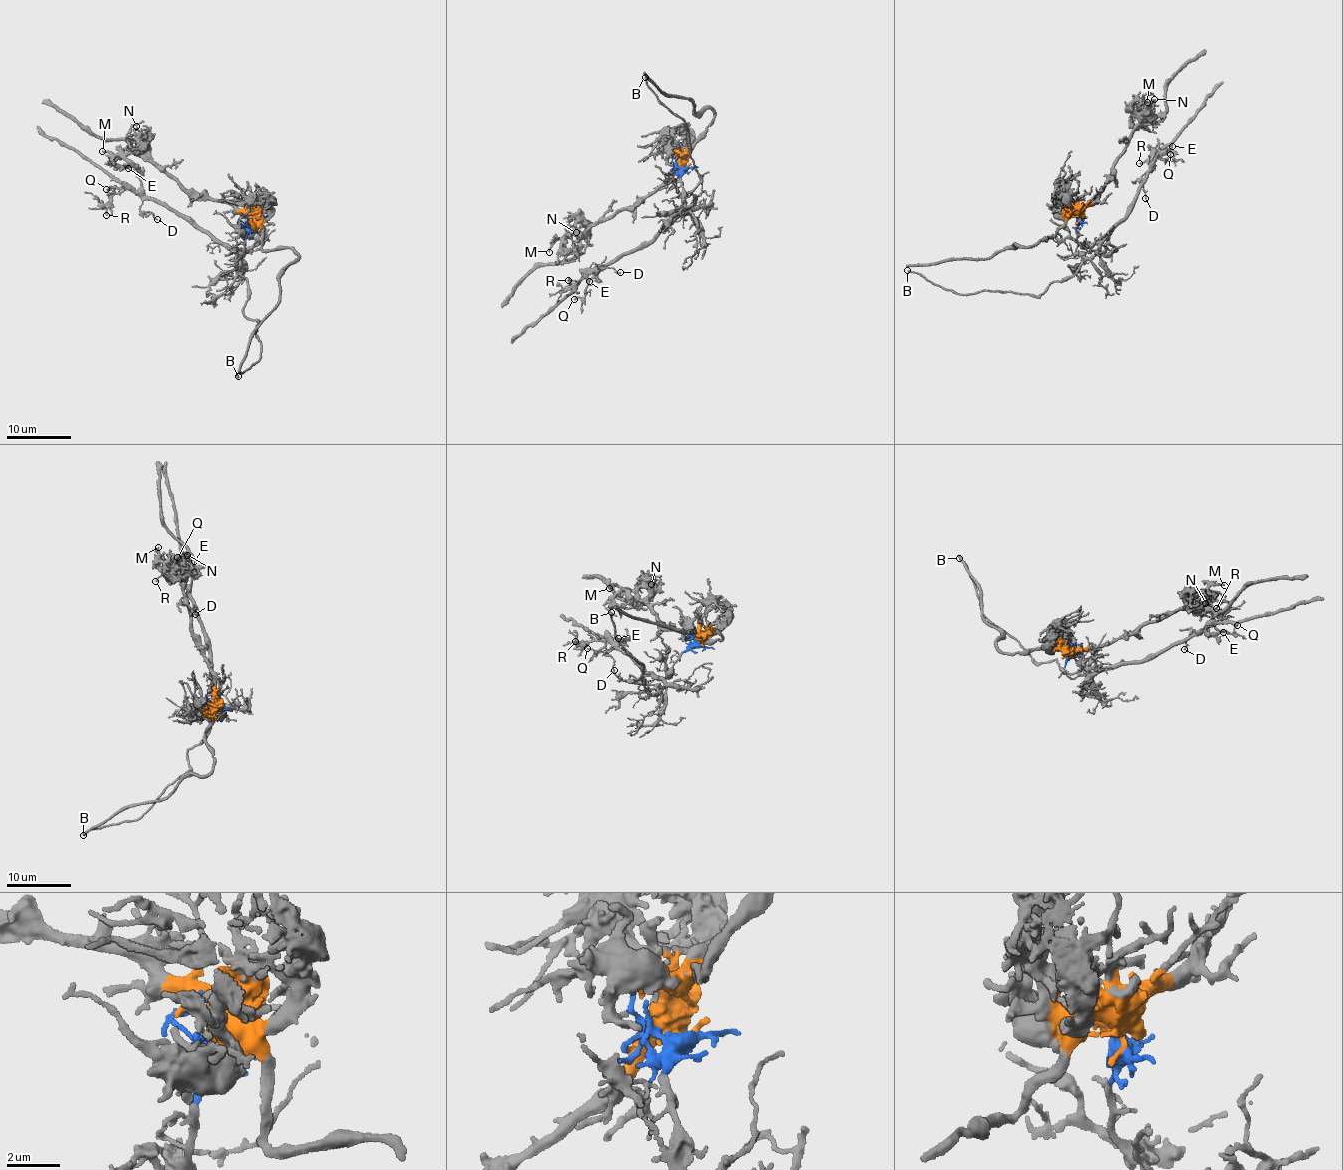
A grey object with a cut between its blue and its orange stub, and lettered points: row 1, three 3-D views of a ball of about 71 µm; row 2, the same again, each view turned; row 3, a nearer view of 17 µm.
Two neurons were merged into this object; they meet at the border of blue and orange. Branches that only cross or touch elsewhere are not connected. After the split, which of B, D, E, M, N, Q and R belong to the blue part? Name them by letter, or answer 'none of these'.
B, D, E, Q, R

